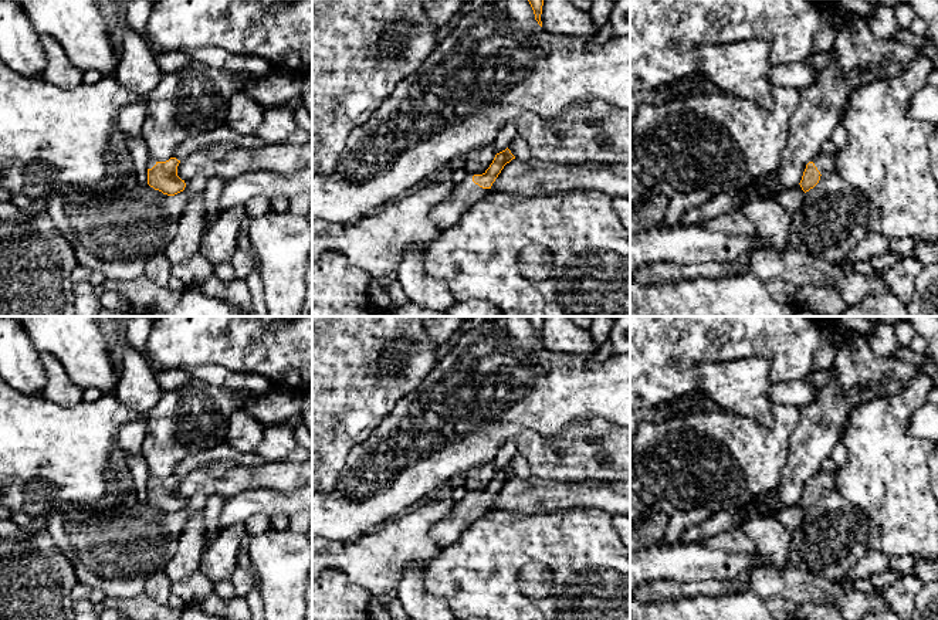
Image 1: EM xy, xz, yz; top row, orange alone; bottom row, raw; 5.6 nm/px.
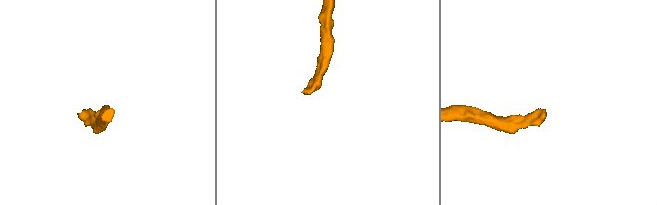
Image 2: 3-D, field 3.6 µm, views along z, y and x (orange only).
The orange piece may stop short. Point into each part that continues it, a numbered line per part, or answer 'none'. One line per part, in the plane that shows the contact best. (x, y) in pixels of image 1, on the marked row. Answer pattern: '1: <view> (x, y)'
1: xz (464, 195)

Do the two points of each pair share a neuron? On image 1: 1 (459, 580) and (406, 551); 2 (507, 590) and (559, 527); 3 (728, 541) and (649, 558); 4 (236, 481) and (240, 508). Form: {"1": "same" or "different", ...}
{"1": "different", "2": "same", "3": "different", "4": "different"}

